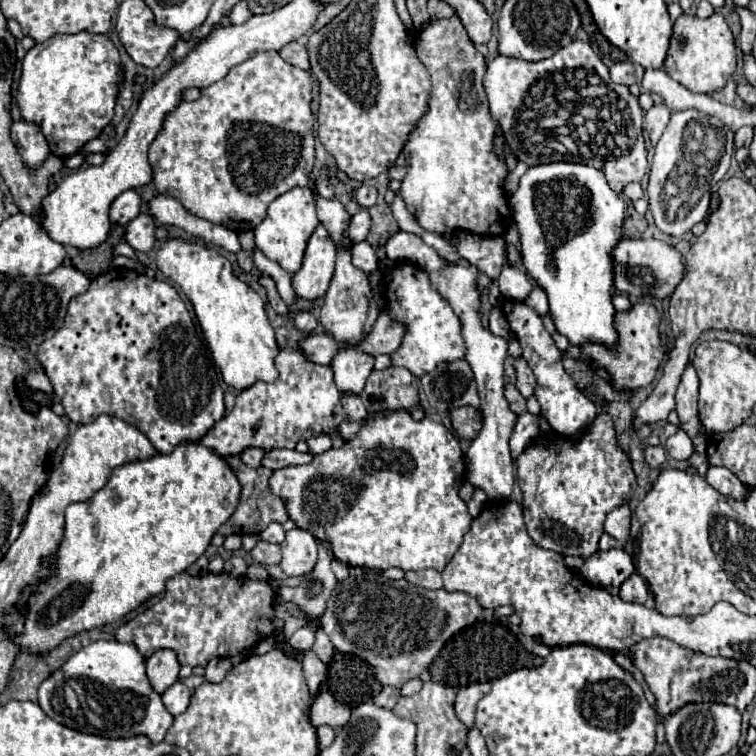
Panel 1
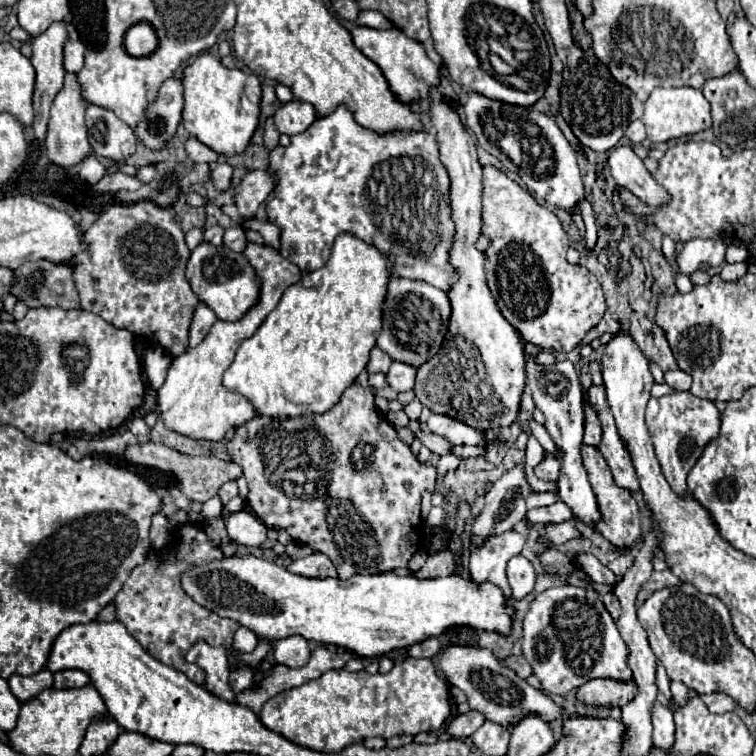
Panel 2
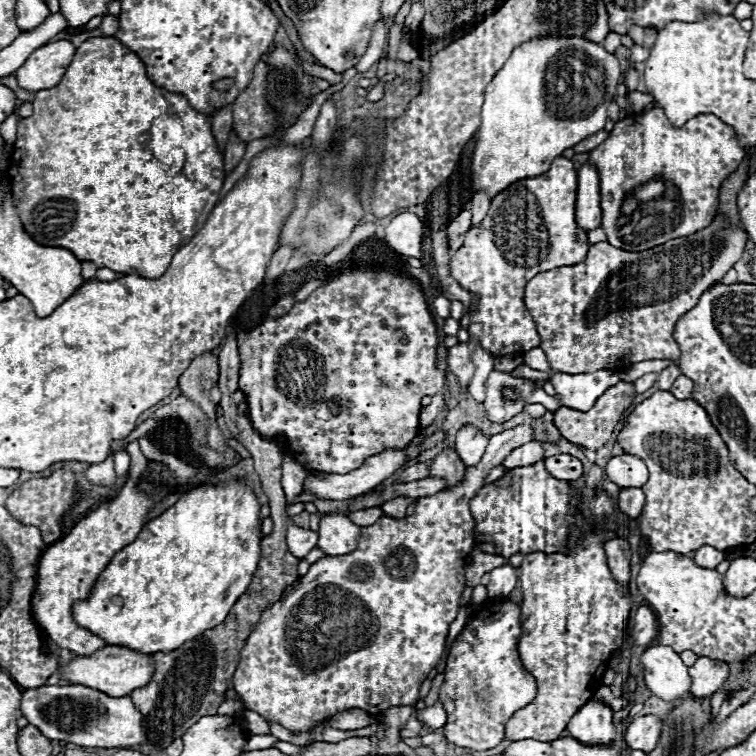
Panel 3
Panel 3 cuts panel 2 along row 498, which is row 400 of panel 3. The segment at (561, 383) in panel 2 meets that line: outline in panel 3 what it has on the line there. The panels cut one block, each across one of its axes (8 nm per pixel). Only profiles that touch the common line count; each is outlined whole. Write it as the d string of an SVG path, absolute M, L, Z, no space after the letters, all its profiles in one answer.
M596 370L594 374L554 374L550 378L562 404L580 412L590 410L594 402L618 380L618 372L610 370Z

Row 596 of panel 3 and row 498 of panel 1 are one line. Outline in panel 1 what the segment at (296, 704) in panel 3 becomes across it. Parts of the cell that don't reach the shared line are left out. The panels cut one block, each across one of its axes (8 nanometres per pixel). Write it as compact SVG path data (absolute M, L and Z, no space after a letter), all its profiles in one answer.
M390 410L386 416L382 416L382 412L370 412L368 422L358 430L358 434L348 440L342 448L330 448L324 454L314 456L314 460L310 464L304 466L290 466L290 468L280 468L274 470L270 476L270 492L280 496L286 504L286 512L290 516L290 520L310 532L314 538L318 538L320 542L326 542L328 548L332 550L334 558L340 560L342 564L348 566L366 566L366 568L376 568L376 570L388 570L388 568L402 568L402 570L428 570L434 568L438 572L442 572L446 568L446 564L452 560L454 552L460 548L464 534L470 530L470 522L472 516L468 514L466 502L460 500L458 496L458 488L464 482L464 454L460 448L460 442L456 438L454 432L450 432L444 424L434 422L430 418L422 418L422 420L414 420L410 416L410 410Z

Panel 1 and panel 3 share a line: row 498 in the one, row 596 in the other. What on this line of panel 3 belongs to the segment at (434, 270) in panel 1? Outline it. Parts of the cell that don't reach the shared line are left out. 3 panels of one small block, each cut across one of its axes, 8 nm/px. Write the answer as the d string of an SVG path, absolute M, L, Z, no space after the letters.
M506 562L504 566L498 566L490 572L490 584L486 586L488 588L488 596L490 598L508 598L510 592L514 590L516 582L518 582L518 574L516 574L516 568Z

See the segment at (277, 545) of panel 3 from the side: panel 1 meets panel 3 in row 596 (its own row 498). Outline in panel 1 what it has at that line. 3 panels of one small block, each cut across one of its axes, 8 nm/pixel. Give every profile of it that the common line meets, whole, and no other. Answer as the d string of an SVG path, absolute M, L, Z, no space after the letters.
M228 456L226 462L230 464L232 472L236 474L240 486L242 486L242 496L240 496L240 504L236 508L236 512L230 516L230 520L226 520L226 524L222 524L222 528L218 528L218 534L220 536L230 536L230 534L238 534L238 536L244 536L244 534L260 534L270 522L286 522L288 520L288 514L286 514L286 508L284 508L284 502L270 494L268 490L268 478L272 474L272 470L264 468L264 466L258 466L258 468L246 468L246 464L242 464L242 460L238 456Z

